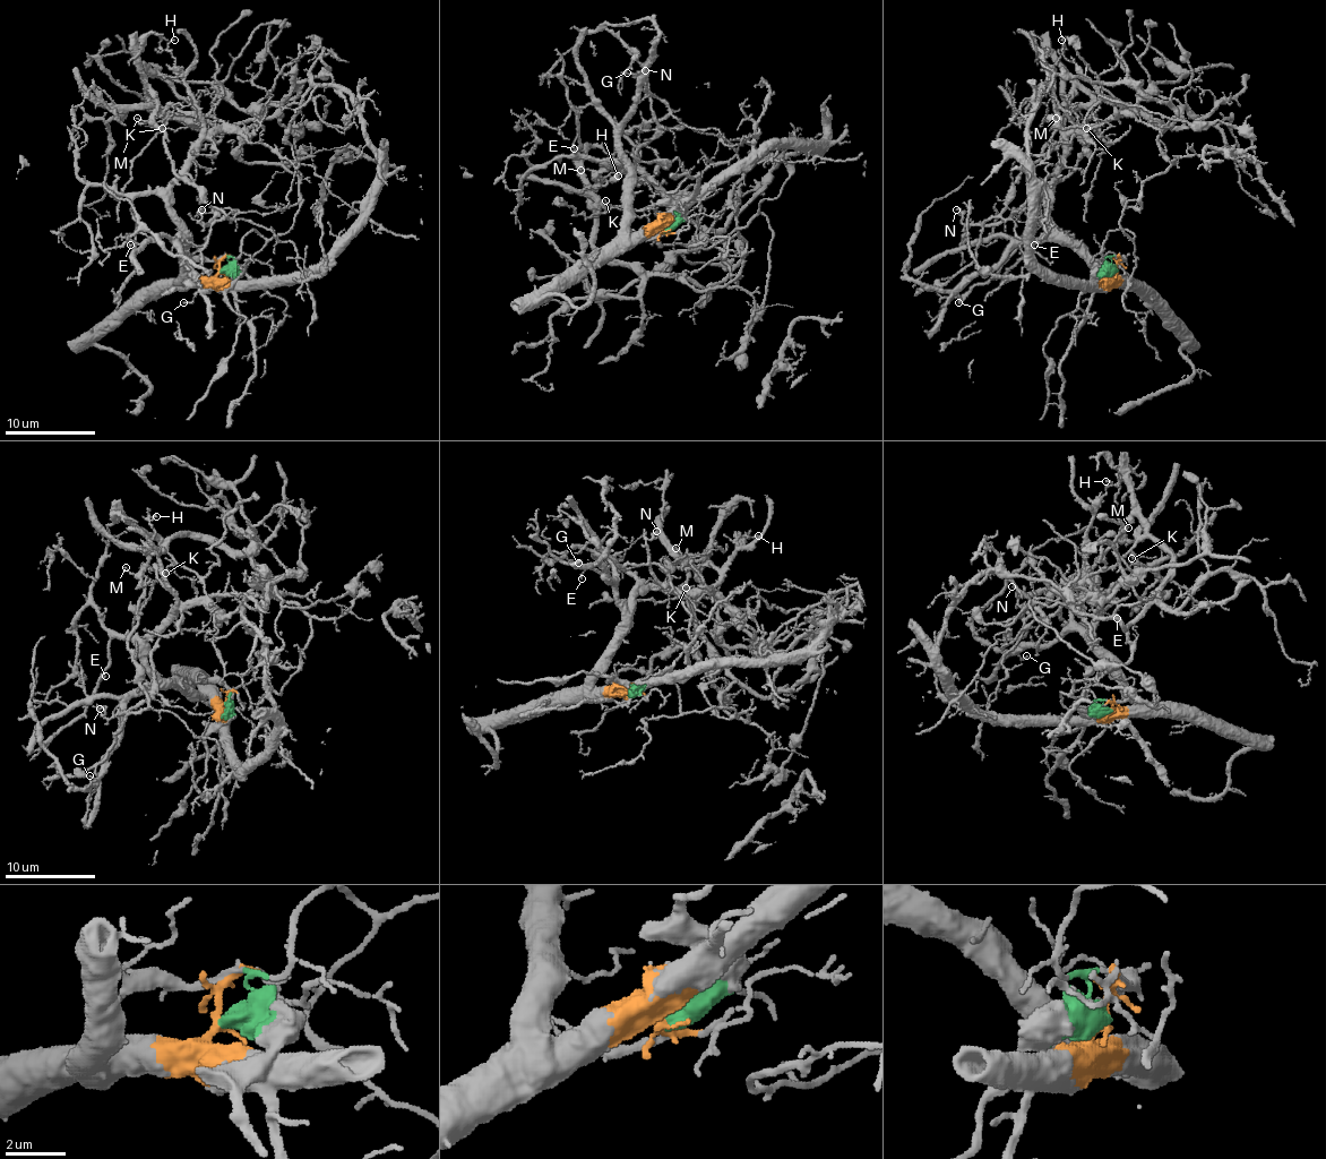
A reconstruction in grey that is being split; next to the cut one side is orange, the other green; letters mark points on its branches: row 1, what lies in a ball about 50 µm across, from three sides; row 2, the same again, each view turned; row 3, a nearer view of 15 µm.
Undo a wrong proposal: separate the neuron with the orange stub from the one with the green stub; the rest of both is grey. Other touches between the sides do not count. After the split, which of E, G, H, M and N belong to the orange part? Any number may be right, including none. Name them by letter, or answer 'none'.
E, G, H, N

